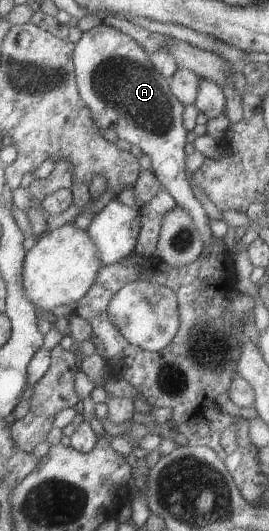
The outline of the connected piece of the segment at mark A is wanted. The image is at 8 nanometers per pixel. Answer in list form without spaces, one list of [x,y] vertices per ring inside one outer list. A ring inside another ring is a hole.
[[[99,24],[82,31],[75,44],[73,62],[79,94],[93,122],[101,131],[113,128],[118,138],[138,146],[142,154],[150,158],[153,176],[161,183],[162,190],[167,191],[172,200],[191,215],[202,238],[203,253],[206,253],[213,232],[185,176],[183,145],[187,142],[187,131],[181,121],[184,105],[170,93],[168,80],[153,68],[147,53],[135,39],[109,25]]]

